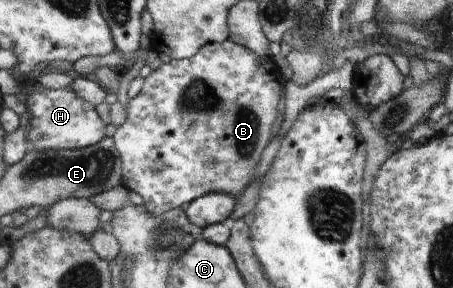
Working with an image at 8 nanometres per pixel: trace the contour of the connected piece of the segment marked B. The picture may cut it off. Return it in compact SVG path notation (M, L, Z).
M230 38L221 43L205 44L200 48L198 54L190 58L172 59L168 63L162 63L157 70L153 70L144 79L140 92L129 100L126 107L126 120L124 120L124 124L117 126L116 132L114 132L114 144L122 164L121 184L128 191L138 194L143 199L145 209L155 215L161 215L179 207L186 207L189 203L193 203L196 199L207 194L227 193L236 196L236 198L238 195L242 195L242 192L246 189L246 184L252 178L252 172L254 172L256 164L258 164L260 152L268 144L270 128L272 128L274 118L278 114L276 108L278 108L278 102L280 102L282 86L280 86L280 82L278 82L274 73L266 74L266 72L278 72L278 68L276 71L276 66L274 66L274 61L266 57L258 58L256 52L252 52L250 48L246 48L244 45L236 44Z

